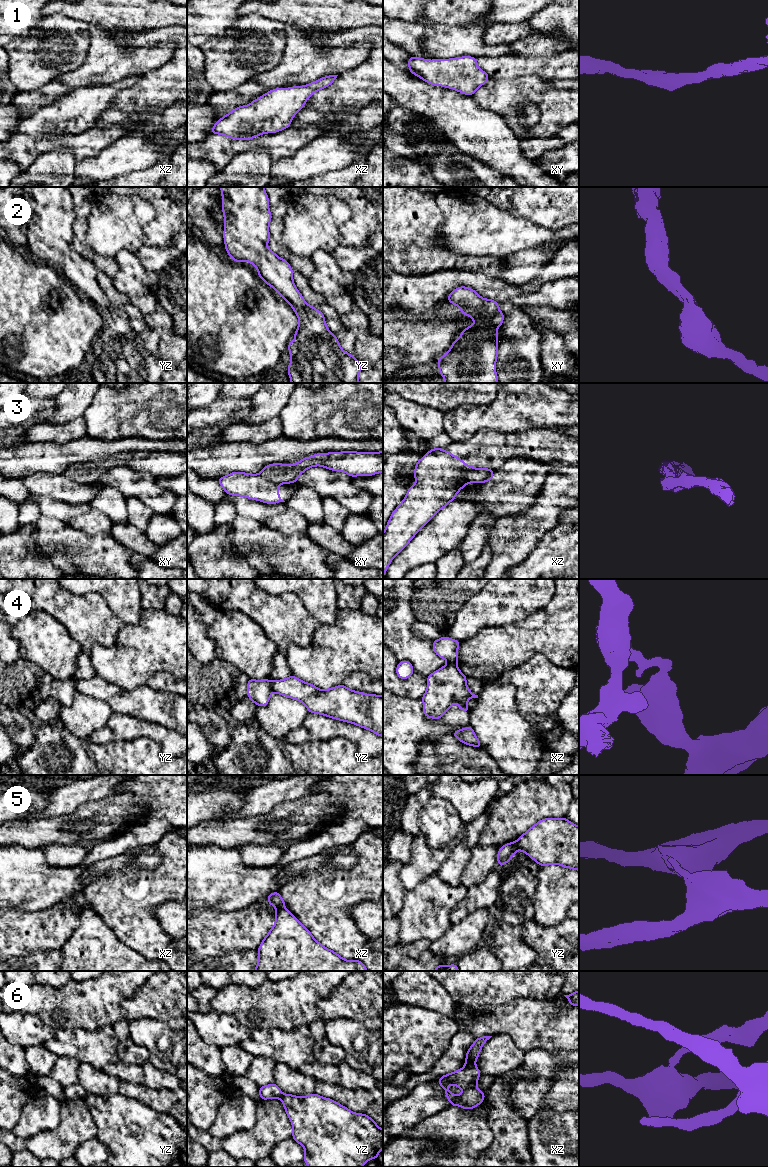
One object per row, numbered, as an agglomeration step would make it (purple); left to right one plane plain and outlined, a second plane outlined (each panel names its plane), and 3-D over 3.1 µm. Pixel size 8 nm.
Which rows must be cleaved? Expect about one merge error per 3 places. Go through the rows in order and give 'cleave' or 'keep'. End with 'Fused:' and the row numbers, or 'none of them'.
1: keep
2: keep
3: cleave
4: cleave
5: cleave
6: cleave
Fused: 3, 4, 5, 6

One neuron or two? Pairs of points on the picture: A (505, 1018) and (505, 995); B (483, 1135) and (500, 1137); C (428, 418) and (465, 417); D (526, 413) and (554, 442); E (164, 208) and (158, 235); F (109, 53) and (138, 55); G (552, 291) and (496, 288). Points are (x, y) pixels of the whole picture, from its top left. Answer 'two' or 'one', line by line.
A: two
B: two
C: two
D: two
E: one
F: one
G: one

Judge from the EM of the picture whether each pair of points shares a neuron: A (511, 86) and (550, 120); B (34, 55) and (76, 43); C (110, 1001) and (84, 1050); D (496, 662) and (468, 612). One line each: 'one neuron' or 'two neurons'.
A: one neuron
B: one neuron
C: two neurons
D: two neurons

